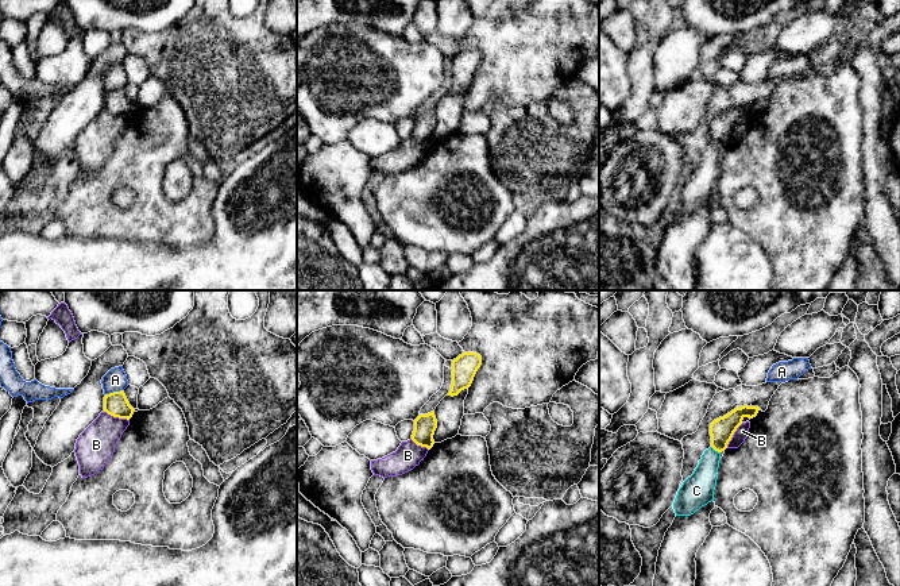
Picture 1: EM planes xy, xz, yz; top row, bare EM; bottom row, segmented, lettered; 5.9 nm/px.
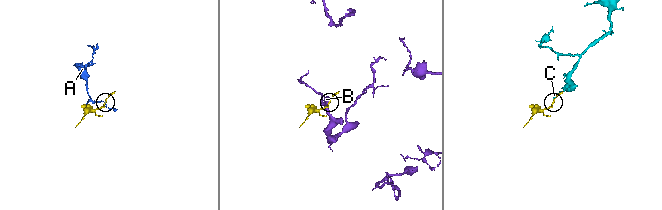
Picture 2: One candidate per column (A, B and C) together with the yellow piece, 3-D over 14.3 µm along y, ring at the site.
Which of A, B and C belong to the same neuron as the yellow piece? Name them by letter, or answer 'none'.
C

